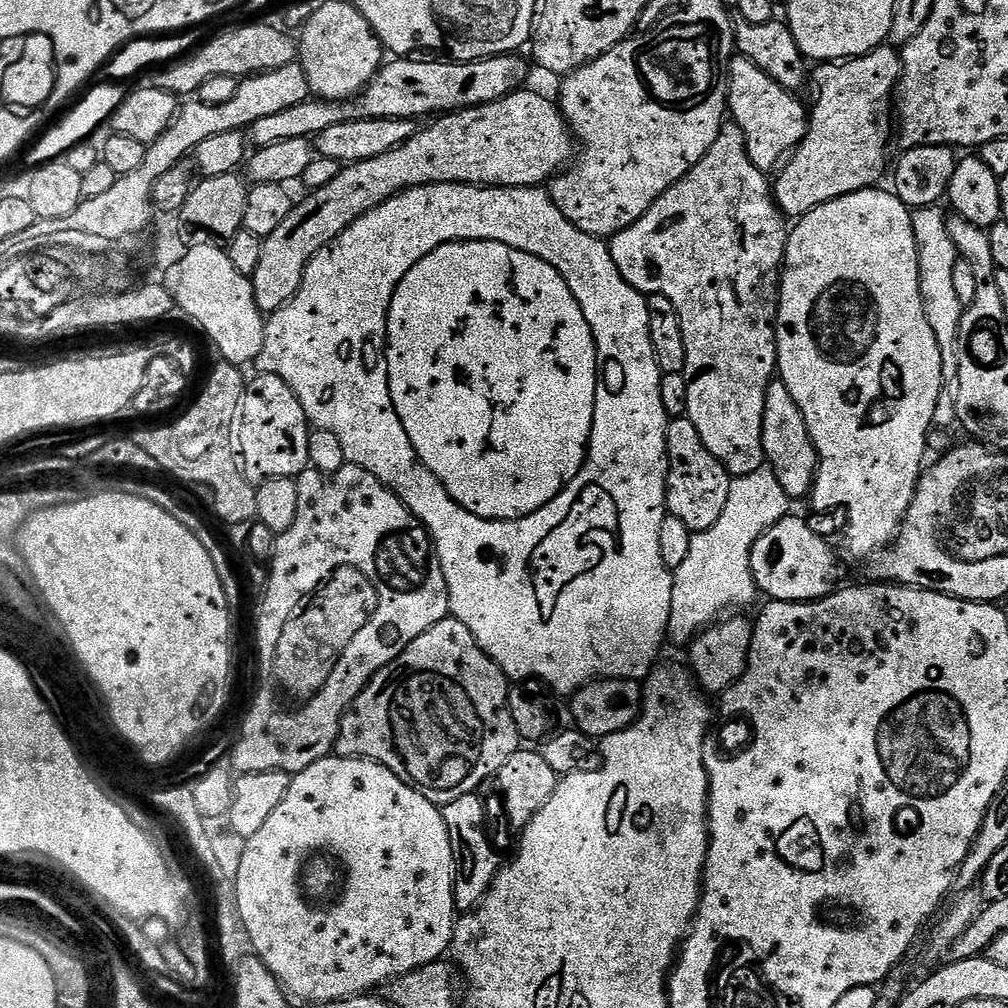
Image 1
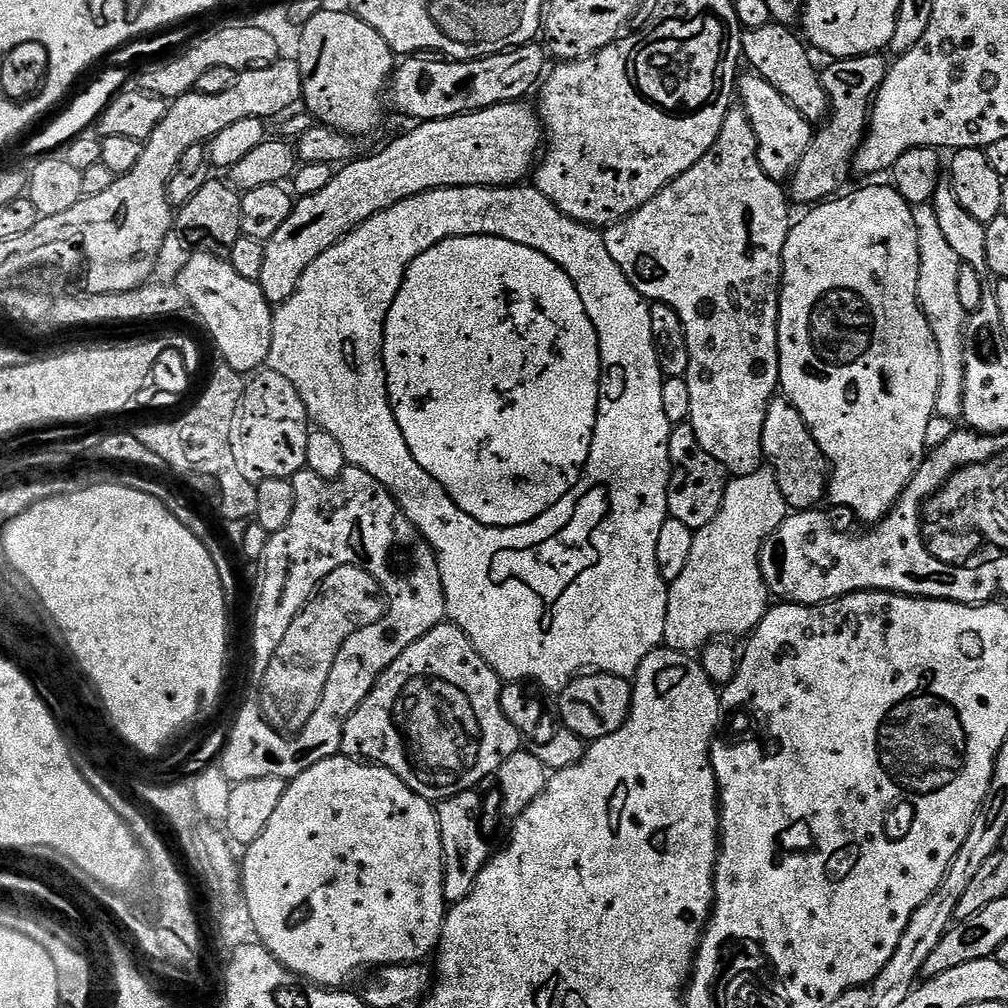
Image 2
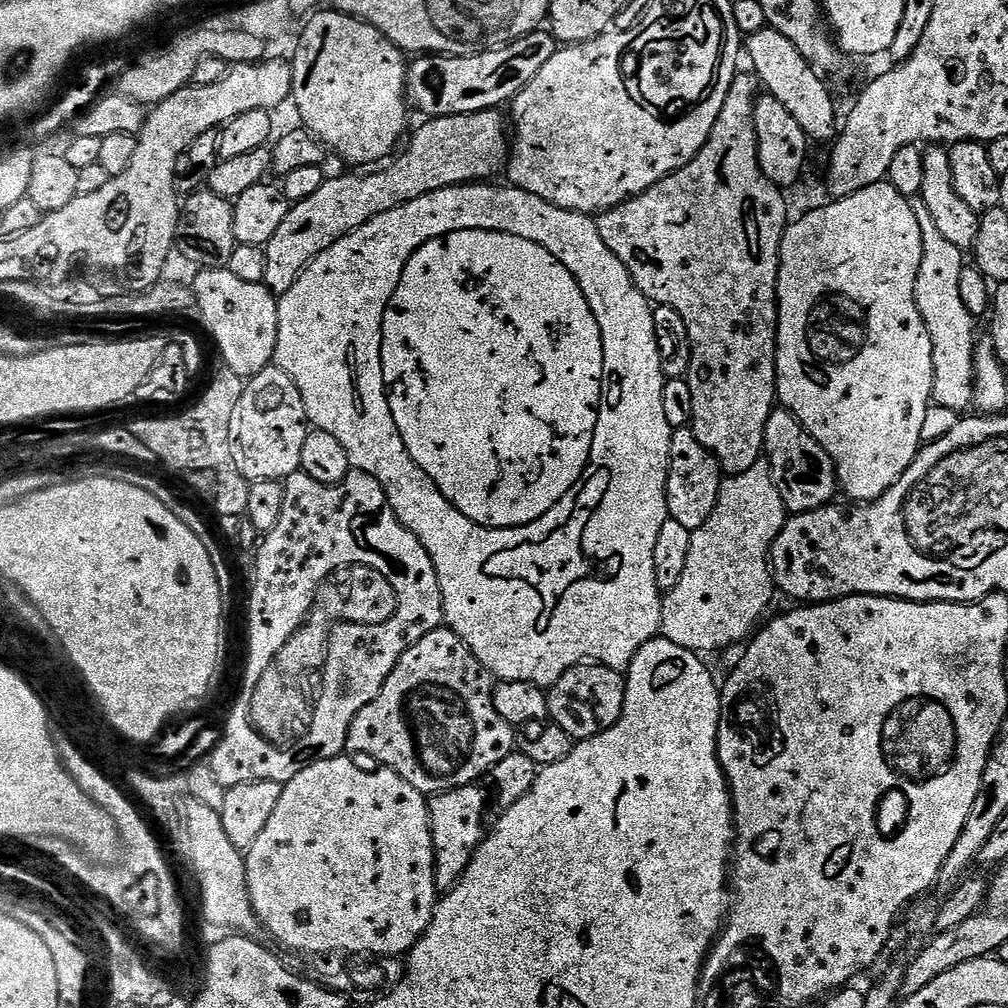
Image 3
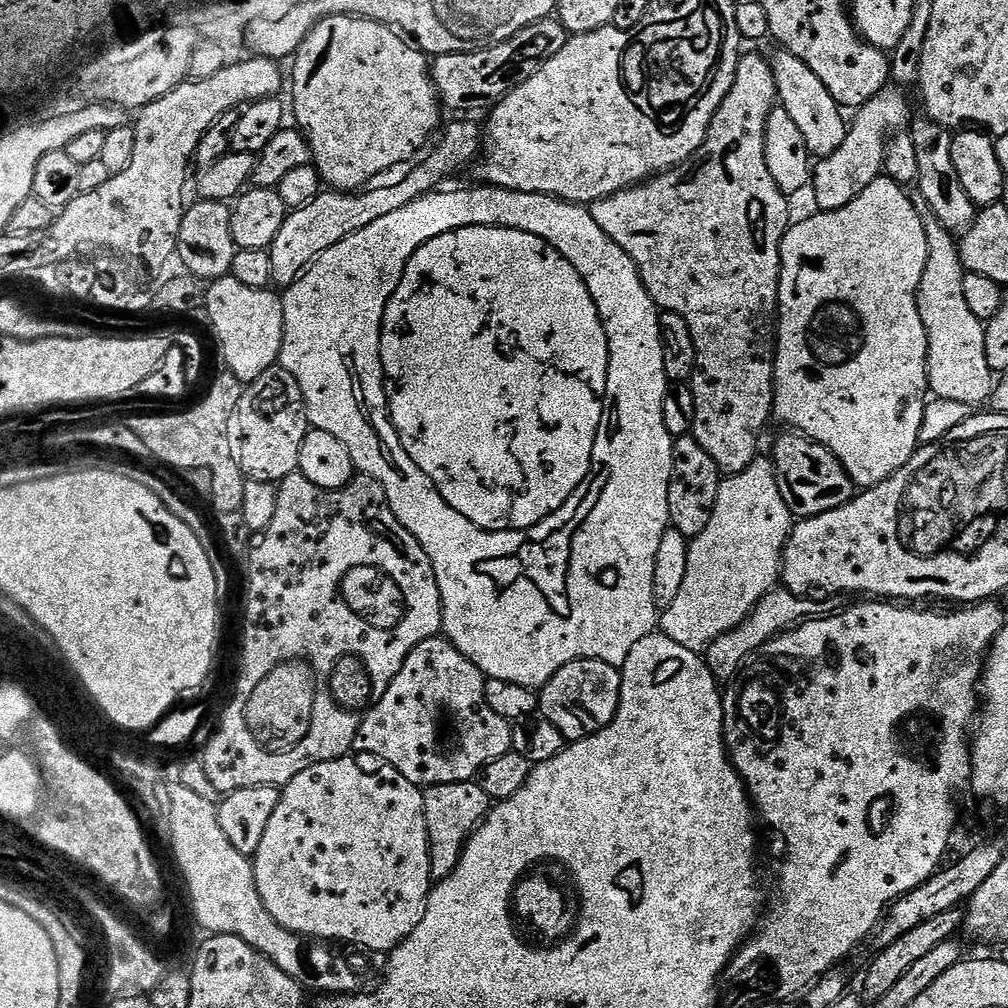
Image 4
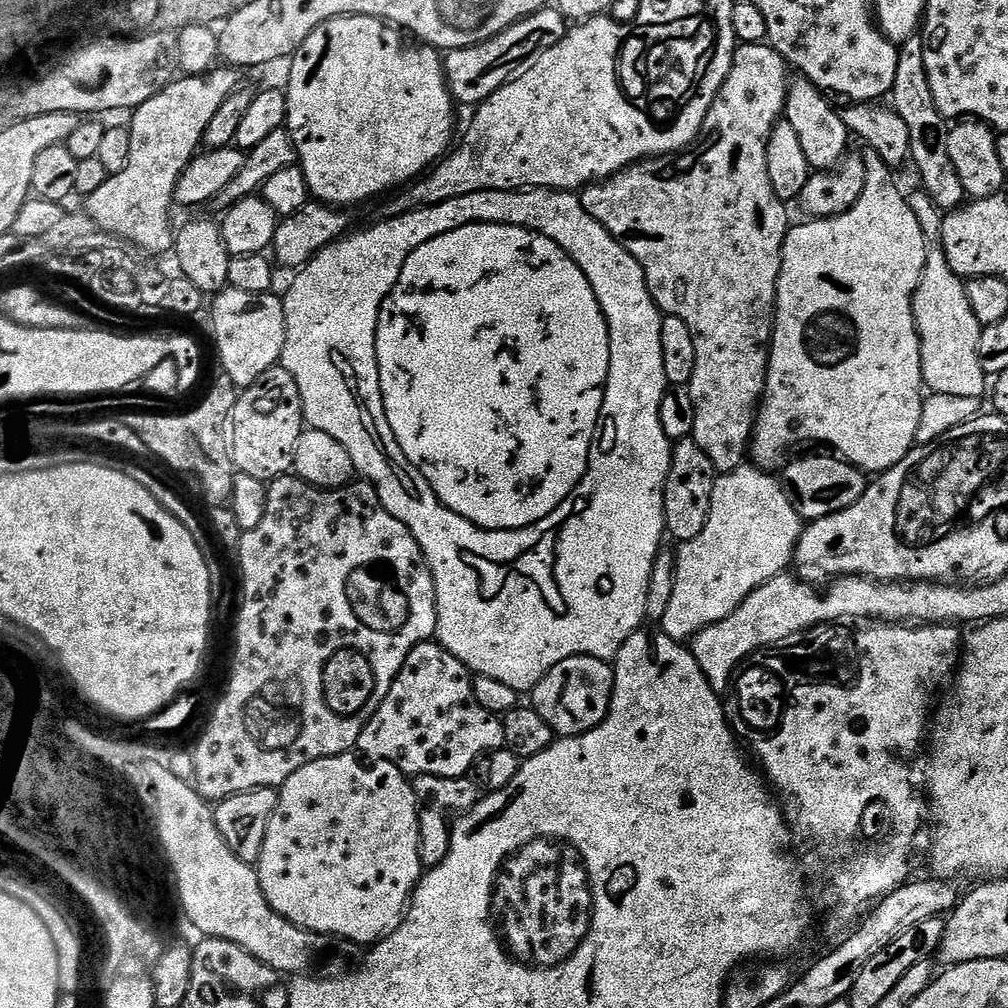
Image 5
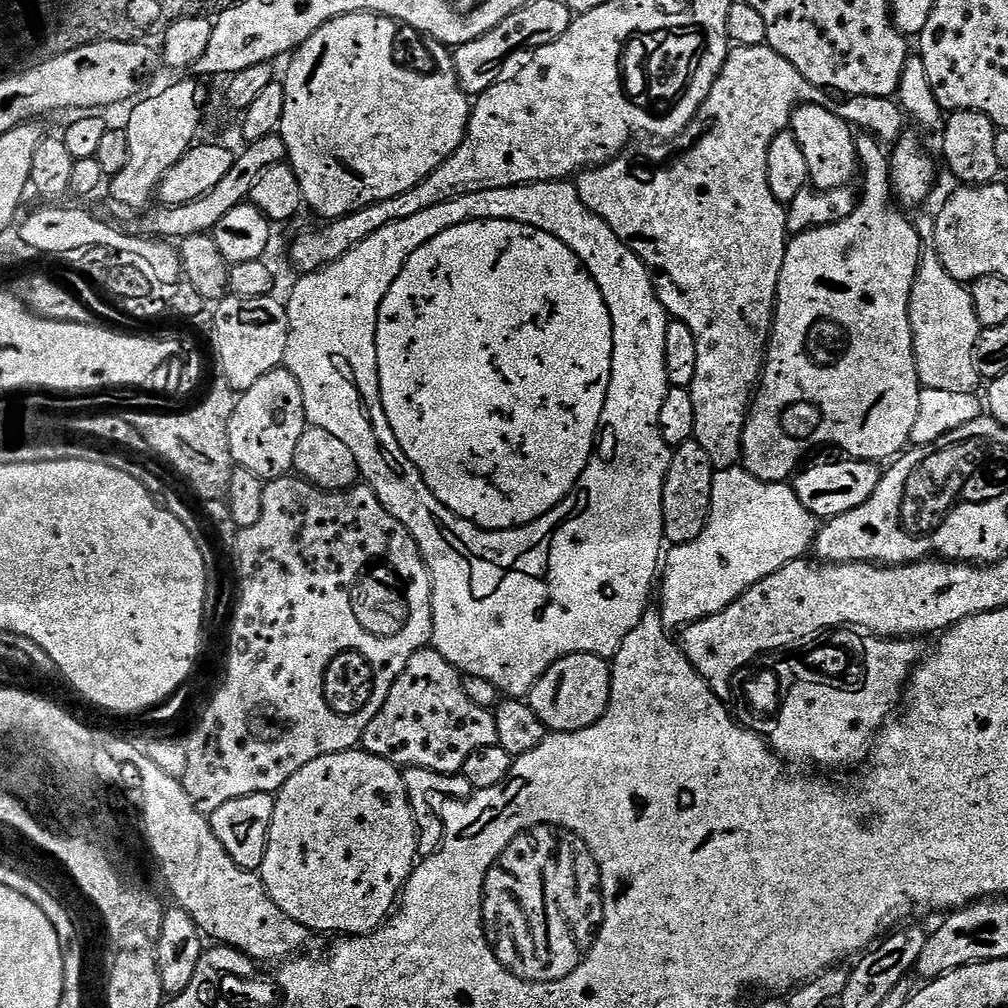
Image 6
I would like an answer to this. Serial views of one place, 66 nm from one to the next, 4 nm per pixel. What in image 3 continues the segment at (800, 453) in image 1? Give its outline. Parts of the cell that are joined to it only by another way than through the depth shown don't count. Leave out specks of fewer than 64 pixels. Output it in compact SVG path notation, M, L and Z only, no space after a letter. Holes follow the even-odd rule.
M787 410L772 411L764 431L763 455L772 471L774 486L778 486L778 494L782 494L782 502L789 513L813 512L819 508L827 508L835 501L832 499L838 496L836 467L830 454L826 454L822 445L796 421L796 416L792 412Z

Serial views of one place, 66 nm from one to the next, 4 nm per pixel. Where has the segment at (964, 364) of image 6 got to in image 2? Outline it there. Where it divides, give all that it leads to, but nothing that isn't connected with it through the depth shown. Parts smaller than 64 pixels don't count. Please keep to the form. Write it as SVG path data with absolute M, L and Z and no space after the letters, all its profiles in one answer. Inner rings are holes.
M931 203L917 204L912 209L914 226L918 226L918 302L934 330L934 342L938 342L938 398L936 415L959 421L964 414L964 321L966 314L962 310L962 298L958 294L958 270L960 259L950 247L950 241L942 235L938 227L938 214L934 214Z

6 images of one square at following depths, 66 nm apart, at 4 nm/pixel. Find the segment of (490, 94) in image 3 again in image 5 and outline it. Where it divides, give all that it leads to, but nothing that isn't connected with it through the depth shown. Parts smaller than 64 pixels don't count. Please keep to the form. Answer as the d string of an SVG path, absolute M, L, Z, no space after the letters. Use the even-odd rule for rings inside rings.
M549 6L530 14L526 19L518 21L514 26L502 30L494 38L469 48L451 49L443 57L444 77L448 80L448 88L452 91L452 99L457 105L483 104L494 90L508 84L515 76L520 76L530 67L536 57L541 56L550 46L562 42L570 27L559 7Z

